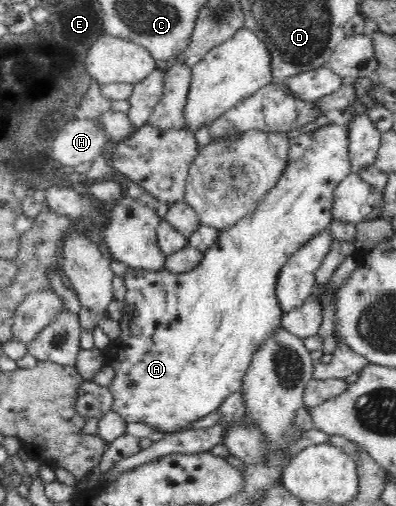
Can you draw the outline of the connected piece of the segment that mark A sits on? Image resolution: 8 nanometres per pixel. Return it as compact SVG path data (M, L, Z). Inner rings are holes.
M323 125L315 131L309 131L299 134L297 137L289 139L289 153L287 153L287 167L283 171L283 175L279 177L277 185L263 197L258 203L257 209L243 217L235 225L221 230L217 241L205 253L203 253L203 261L199 261L199 265L188 271L187 273L171 273L169 271L156 271L145 269L133 269L128 267L124 282L126 285L126 296L124 299L124 314L131 321L129 327L121 325L120 336L111 341L106 351L109 351L108 363L115 370L115 379L111 381L111 385L107 387L114 398L112 410L118 413L127 423L143 422L149 426L159 430L159 432L173 433L185 429L193 421L203 419L206 415L218 411L219 406L223 404L231 395L241 391L242 382L244 381L246 371L250 367L252 358L257 351L268 341L268 337L276 333L280 329L283 313L276 296L276 287L278 275L282 266L287 263L291 255L295 254L311 237L319 235L321 231L328 229L329 223L333 220L333 193L337 189L337 185L352 173L351 162L349 157L349 130L350 125Z

